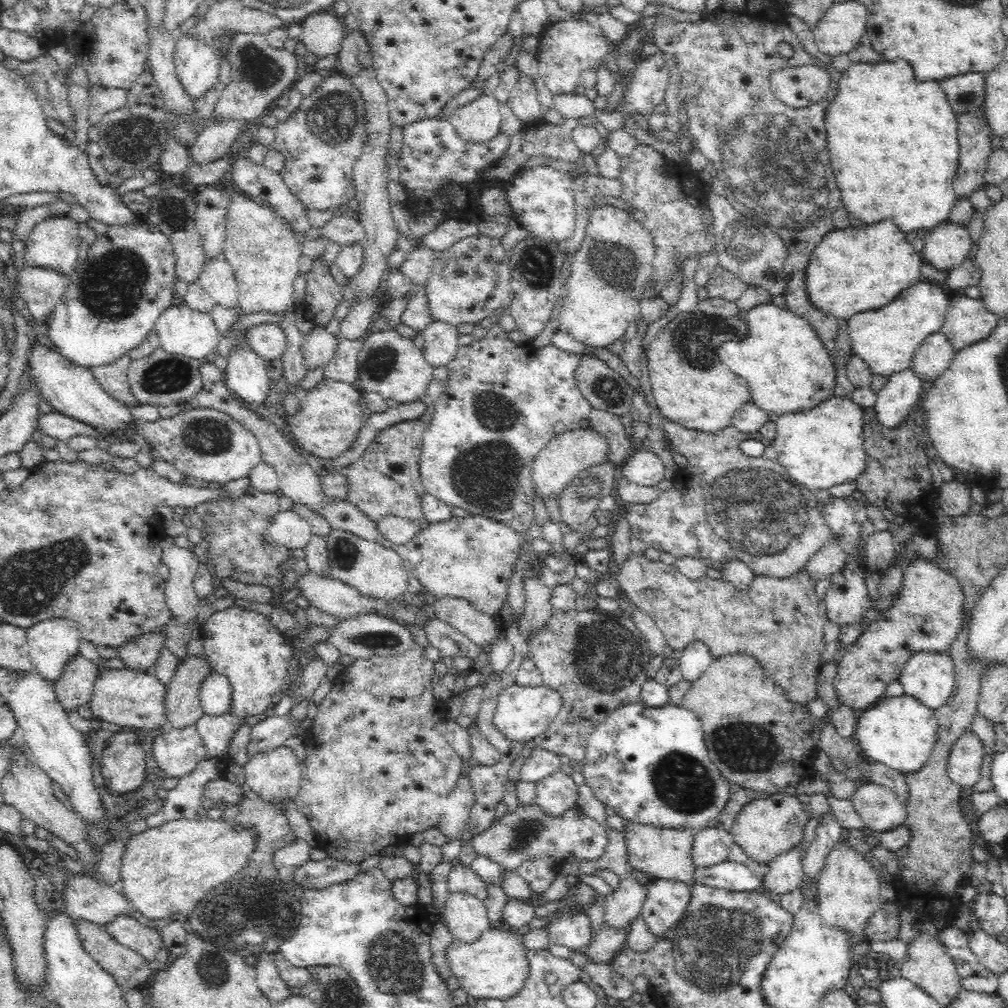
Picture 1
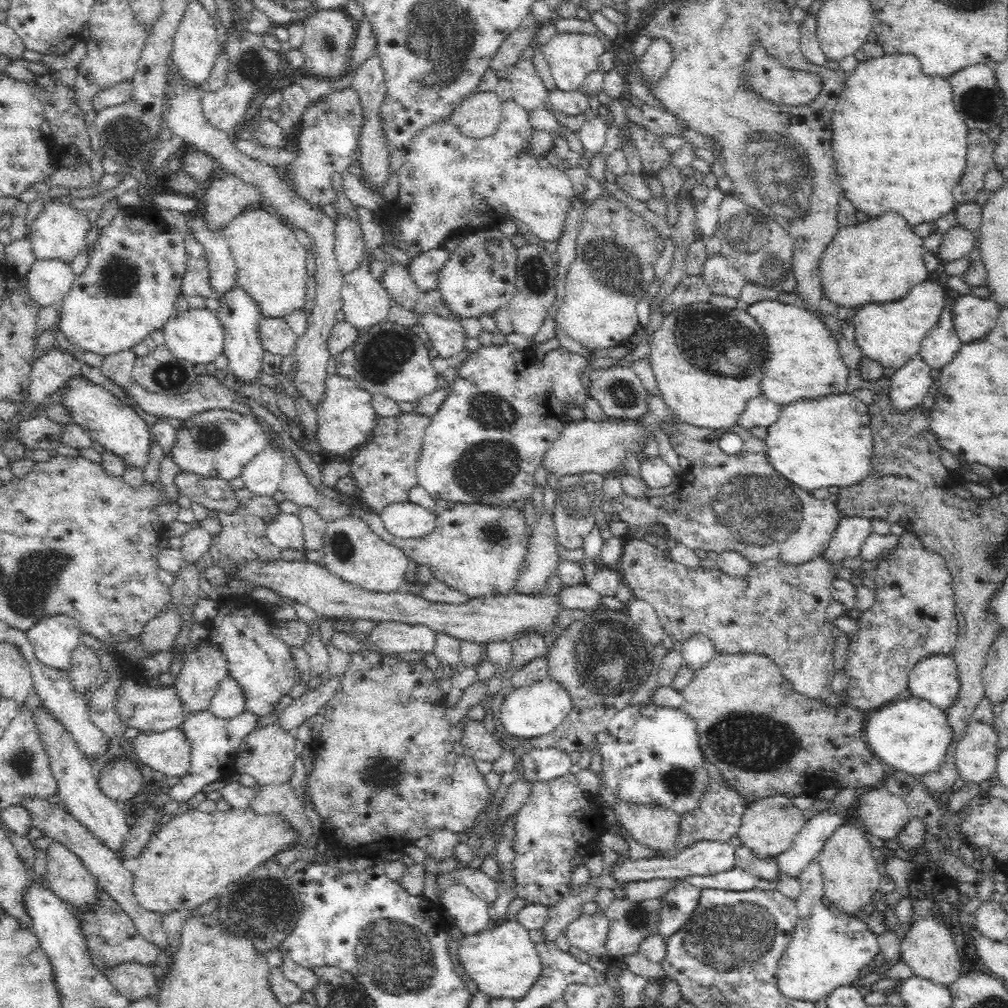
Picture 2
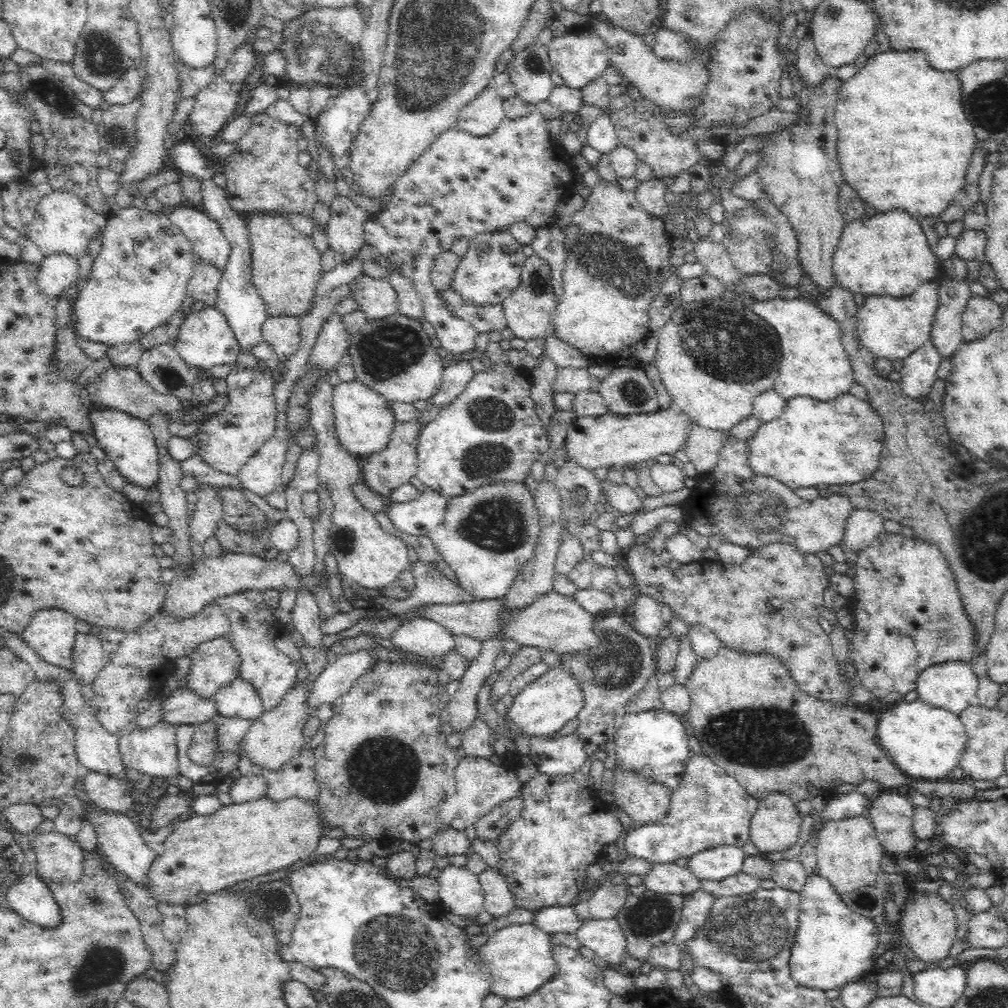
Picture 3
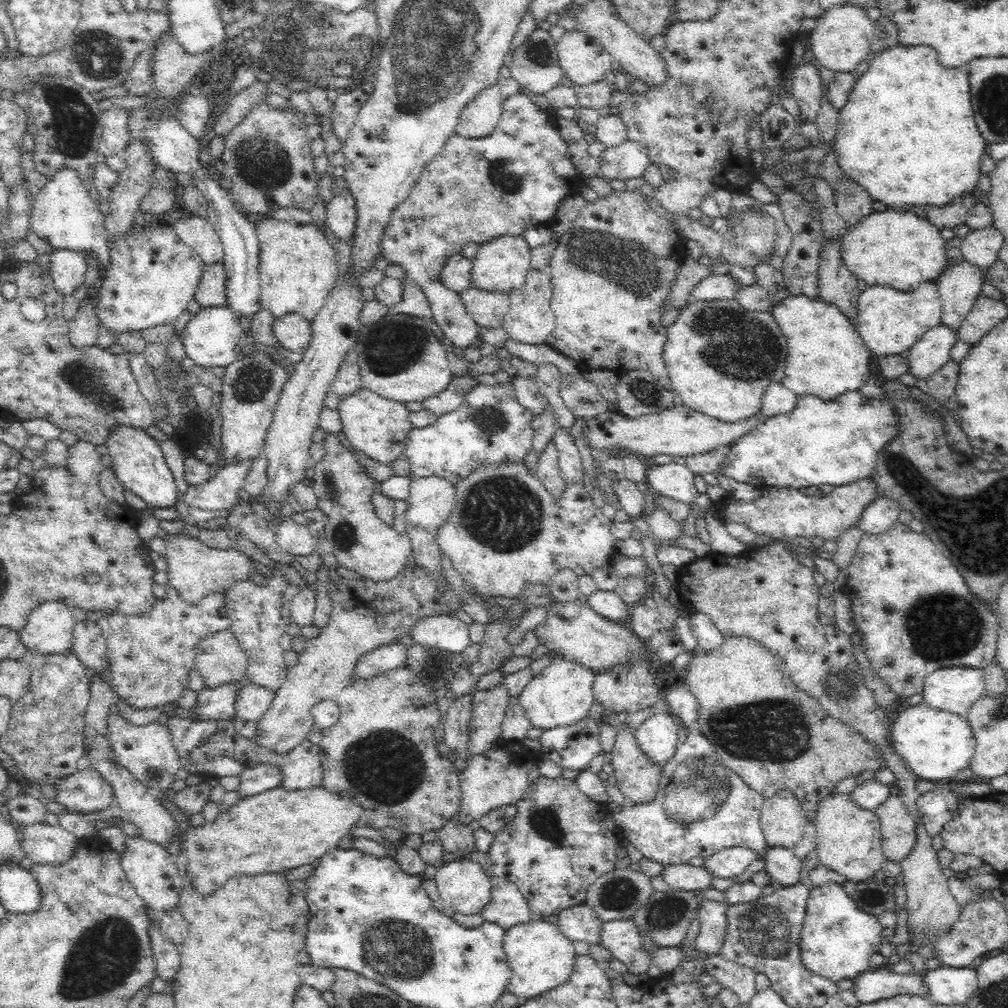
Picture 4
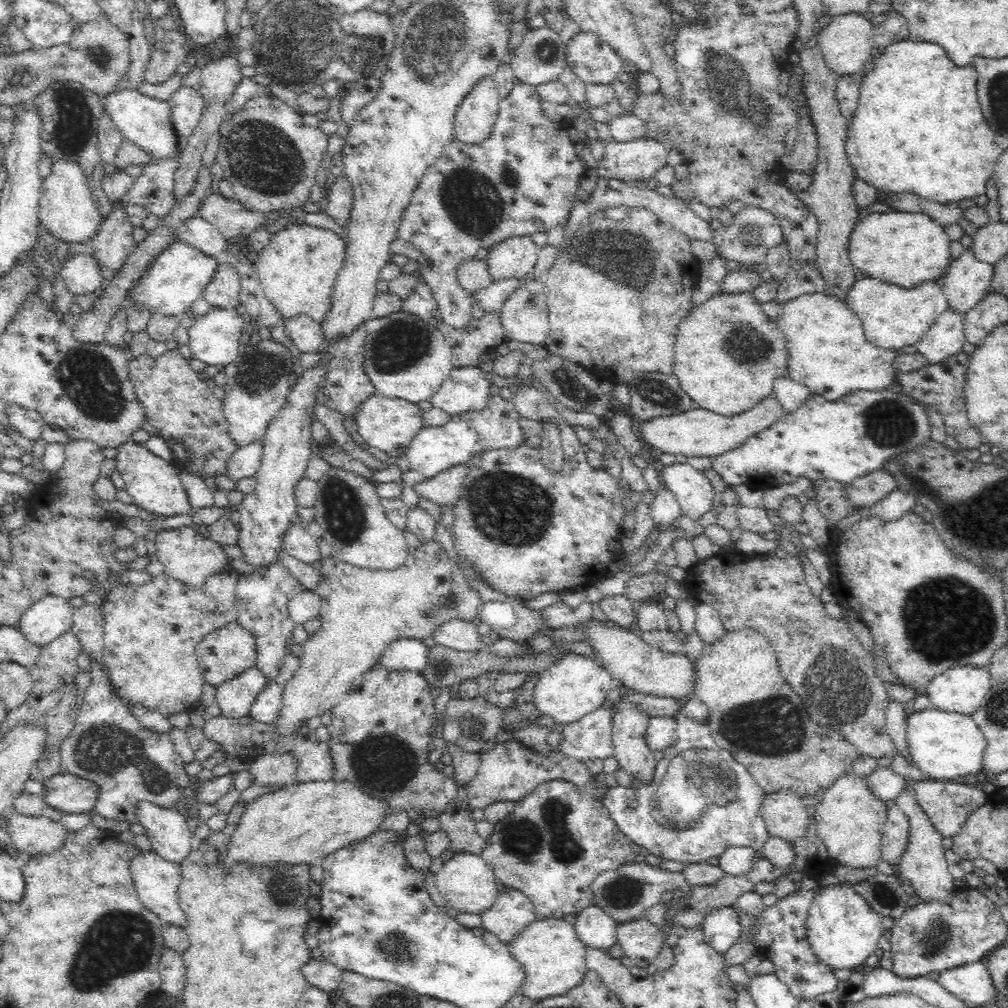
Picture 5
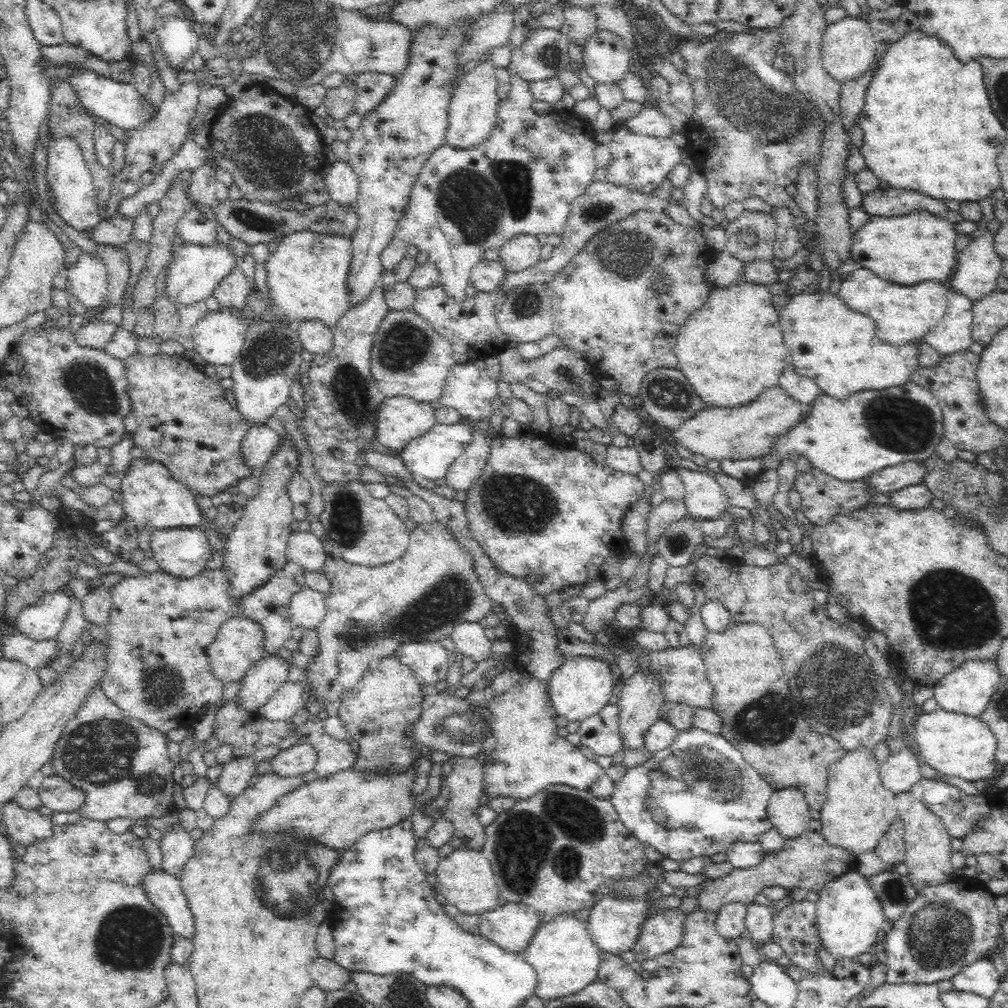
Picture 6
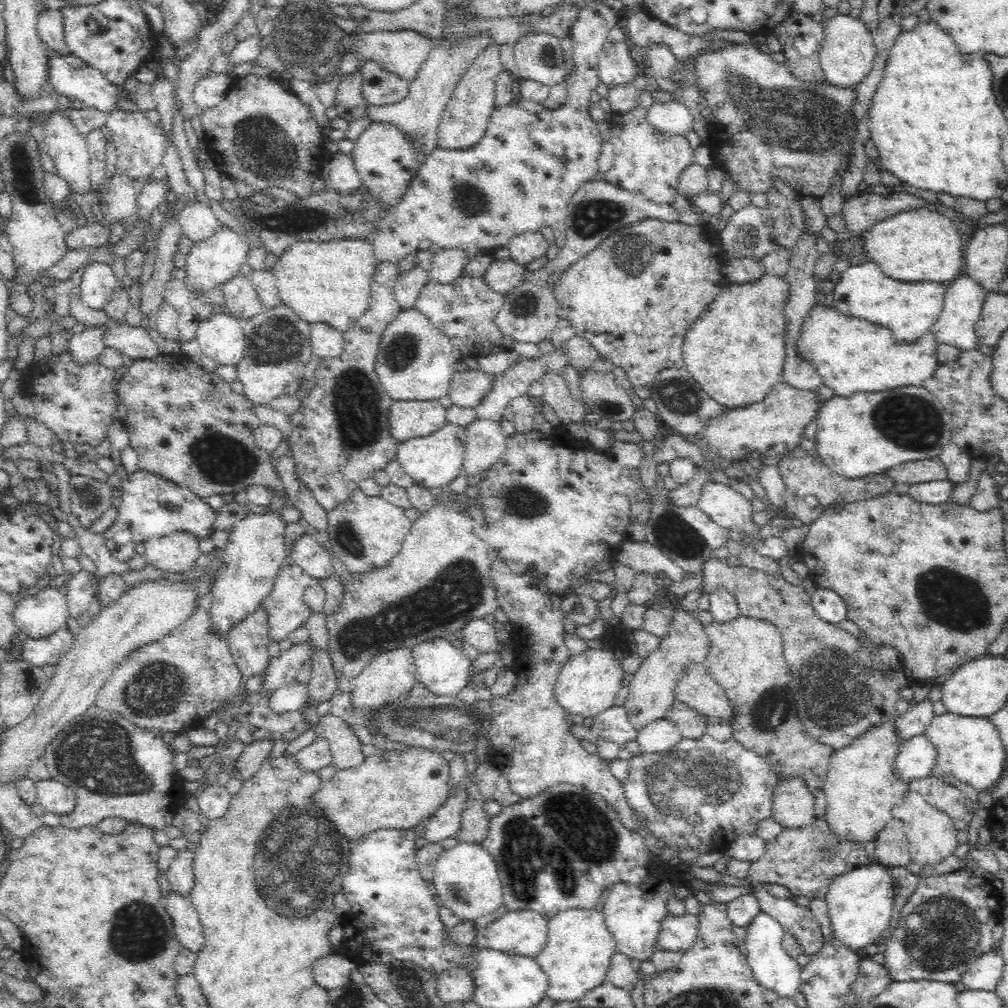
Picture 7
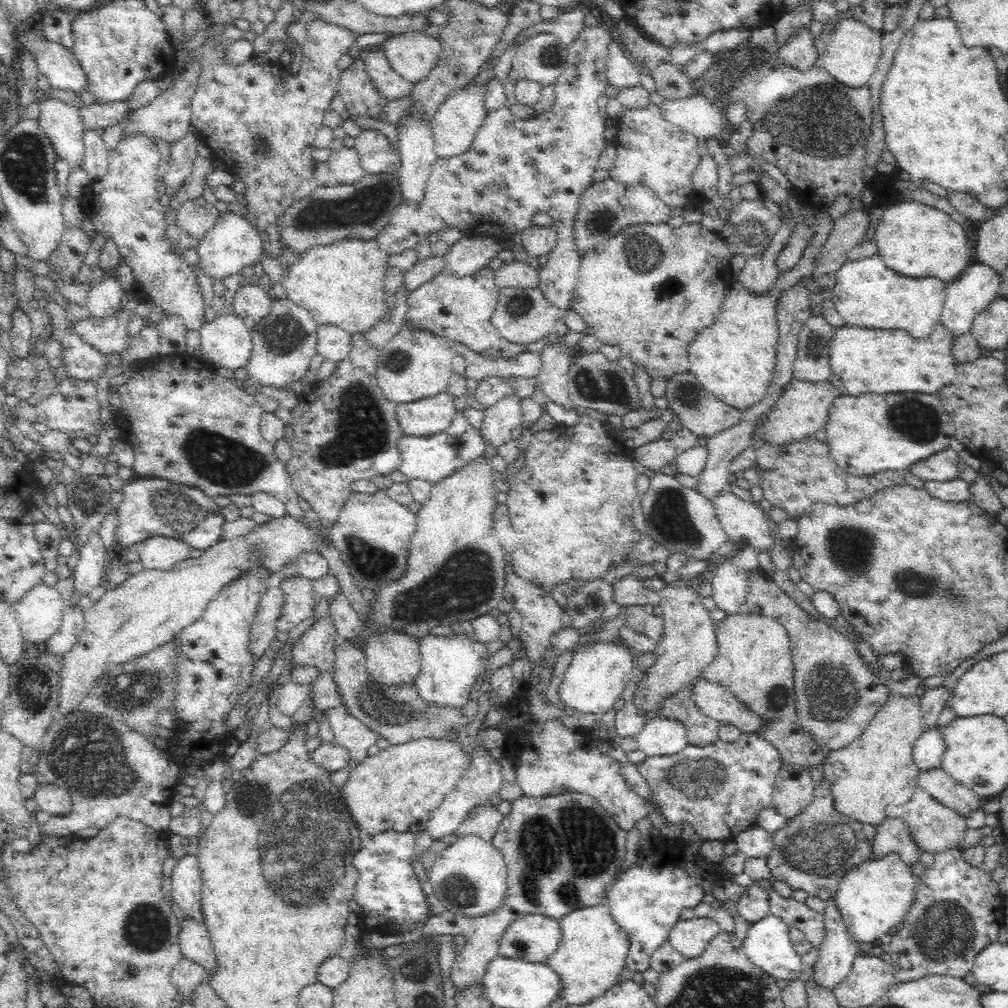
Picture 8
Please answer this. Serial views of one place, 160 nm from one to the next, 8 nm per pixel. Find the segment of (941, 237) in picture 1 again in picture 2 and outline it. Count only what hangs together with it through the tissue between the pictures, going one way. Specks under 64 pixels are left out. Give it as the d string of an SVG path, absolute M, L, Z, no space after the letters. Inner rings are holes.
M956 225L942 236L942 244L936 255L944 260L957 261L969 256L976 244L977 233Z

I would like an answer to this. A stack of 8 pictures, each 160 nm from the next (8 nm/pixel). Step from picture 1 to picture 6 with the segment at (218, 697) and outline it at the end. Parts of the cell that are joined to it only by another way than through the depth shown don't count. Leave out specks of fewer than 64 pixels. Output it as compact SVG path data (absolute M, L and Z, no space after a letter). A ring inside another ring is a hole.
M286 681L256 712L271 721L289 721L298 710L305 708L304 685Z

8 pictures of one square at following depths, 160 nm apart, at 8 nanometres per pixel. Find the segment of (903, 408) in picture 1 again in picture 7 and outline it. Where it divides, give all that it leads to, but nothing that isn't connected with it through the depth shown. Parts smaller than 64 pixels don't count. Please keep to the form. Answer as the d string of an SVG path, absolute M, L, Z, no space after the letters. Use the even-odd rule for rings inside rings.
M962 274L946 285L943 298L944 308L938 321L931 327L934 337L939 344L954 345L963 351L976 350L980 344L975 334L975 325L990 292L984 289L981 282L968 274Z

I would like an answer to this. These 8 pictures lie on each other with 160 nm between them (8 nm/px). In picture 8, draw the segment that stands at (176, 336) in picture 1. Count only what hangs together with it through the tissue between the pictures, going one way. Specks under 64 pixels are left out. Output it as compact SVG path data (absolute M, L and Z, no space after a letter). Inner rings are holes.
M219 313L199 330L202 353L216 366L229 371L245 369L253 350L251 331L236 315Z

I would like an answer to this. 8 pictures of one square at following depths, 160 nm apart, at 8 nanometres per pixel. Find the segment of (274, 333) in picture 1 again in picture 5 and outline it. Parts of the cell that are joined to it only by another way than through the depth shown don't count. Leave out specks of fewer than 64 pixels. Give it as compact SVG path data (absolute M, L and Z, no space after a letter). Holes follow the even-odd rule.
M301 315L282 321L284 332L301 353L321 353L325 350L325 331L322 324Z

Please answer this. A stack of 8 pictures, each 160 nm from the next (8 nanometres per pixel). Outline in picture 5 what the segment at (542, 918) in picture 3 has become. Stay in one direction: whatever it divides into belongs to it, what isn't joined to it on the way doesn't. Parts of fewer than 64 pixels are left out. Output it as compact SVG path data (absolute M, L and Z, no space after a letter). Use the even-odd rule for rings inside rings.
M596 904L587 906L576 914L576 919L576 934L587 947L607 951L617 943L620 923L611 918L602 907Z

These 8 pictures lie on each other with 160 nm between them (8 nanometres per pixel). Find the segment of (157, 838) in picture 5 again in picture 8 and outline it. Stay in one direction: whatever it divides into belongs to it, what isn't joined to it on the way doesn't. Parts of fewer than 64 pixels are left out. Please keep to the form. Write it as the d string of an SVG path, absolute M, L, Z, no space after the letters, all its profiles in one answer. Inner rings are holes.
M186 855L178 860L170 878L171 896L178 904L180 912L184 912L190 921L205 926L201 901L203 882L197 856Z

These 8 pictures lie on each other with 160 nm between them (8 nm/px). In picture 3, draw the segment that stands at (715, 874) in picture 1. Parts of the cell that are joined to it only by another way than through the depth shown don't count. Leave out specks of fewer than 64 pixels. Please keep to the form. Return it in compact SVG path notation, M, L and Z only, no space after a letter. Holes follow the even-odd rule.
M744 871L734 874L721 881L700 880L702 890L706 894L711 894L715 898L728 898L742 896L742 894L752 894L760 889L762 884L759 880L752 878Z

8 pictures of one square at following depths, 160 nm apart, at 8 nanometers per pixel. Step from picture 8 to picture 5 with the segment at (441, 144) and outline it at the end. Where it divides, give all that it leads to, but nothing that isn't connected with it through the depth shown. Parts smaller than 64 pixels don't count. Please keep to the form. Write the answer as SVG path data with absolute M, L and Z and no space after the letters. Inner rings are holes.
M491 75L480 78L458 104L453 140L467 145L486 140L492 132L500 101L497 84Z

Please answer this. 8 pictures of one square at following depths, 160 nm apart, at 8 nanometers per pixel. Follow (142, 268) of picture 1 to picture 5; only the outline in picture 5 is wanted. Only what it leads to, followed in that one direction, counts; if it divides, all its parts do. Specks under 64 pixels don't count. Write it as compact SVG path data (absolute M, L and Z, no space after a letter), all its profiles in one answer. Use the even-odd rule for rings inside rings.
M174 240L170 248L166 248L144 272L144 276L134 284L130 290L128 299L139 302L141 306L147 306L149 312L160 312L165 316L180 316L192 308L194 300L203 297L206 286L216 270L218 270L219 258L210 257L204 251L198 250L184 241Z

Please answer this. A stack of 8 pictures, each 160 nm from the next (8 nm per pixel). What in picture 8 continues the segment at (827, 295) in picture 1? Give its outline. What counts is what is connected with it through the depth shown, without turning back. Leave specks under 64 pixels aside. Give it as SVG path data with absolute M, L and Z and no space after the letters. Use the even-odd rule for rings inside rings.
M916 201L899 202L885 209L876 226L878 253L886 266L910 278L936 277L945 283L958 280L970 264L966 229L946 212Z

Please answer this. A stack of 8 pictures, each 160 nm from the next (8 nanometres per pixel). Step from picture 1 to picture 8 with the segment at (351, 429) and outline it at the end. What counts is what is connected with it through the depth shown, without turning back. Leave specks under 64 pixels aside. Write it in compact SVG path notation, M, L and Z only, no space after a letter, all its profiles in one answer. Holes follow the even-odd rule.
M442 391L431 397L426 397L414 402L397 405L396 418L404 435L426 437L439 434L446 430L459 411L454 406L454 395L450 391Z

